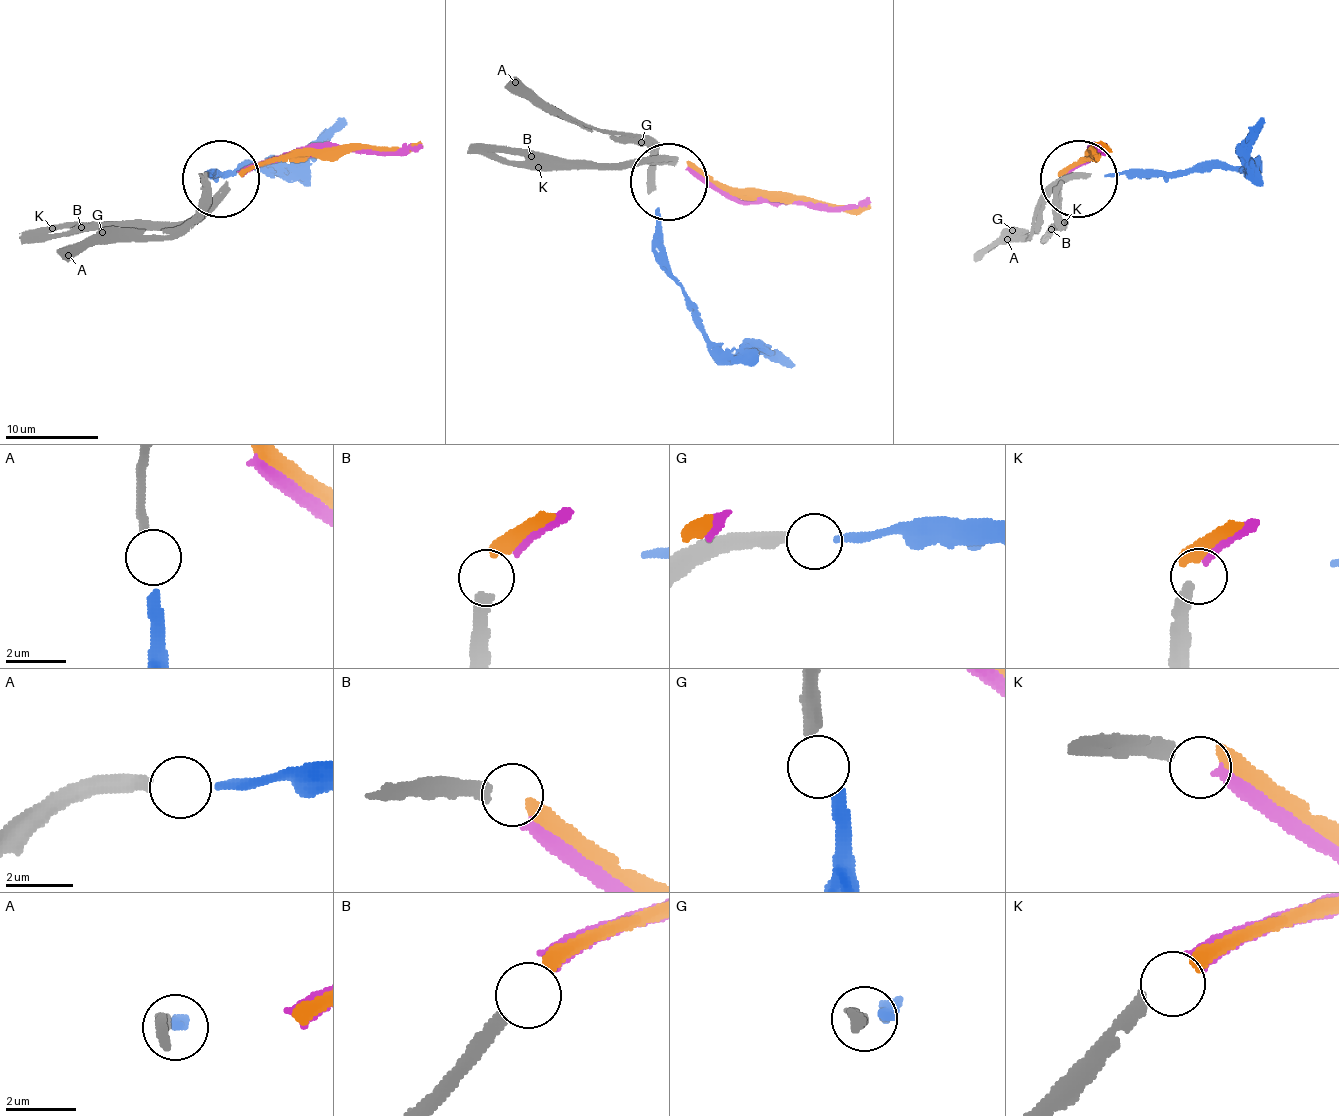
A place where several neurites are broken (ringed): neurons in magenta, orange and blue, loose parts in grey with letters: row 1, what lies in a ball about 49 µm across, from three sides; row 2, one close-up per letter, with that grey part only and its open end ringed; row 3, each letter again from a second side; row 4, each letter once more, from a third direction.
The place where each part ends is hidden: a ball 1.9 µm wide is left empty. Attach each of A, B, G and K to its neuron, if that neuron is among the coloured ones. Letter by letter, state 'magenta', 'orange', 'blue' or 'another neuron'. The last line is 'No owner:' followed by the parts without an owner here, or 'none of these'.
A: blue
B: orange
G: another neuron
K: magenta
No owner: G

